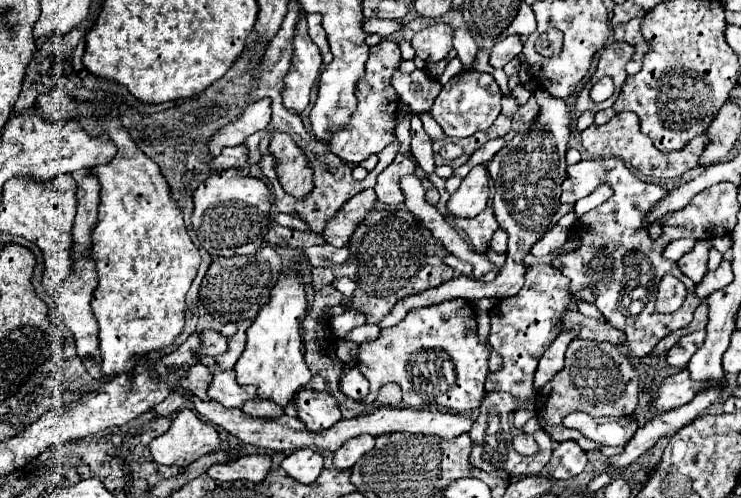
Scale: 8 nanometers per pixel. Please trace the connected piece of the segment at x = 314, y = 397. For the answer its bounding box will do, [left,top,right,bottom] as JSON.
[298,391,338,431]

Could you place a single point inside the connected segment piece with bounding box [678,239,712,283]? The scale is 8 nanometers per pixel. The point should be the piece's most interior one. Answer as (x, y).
(693, 264)

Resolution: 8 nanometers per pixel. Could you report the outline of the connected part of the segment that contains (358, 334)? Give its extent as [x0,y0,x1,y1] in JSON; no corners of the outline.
[348,325,380,345]

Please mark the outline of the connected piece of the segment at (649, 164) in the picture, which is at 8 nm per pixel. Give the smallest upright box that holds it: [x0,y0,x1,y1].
[582,113,708,179]

